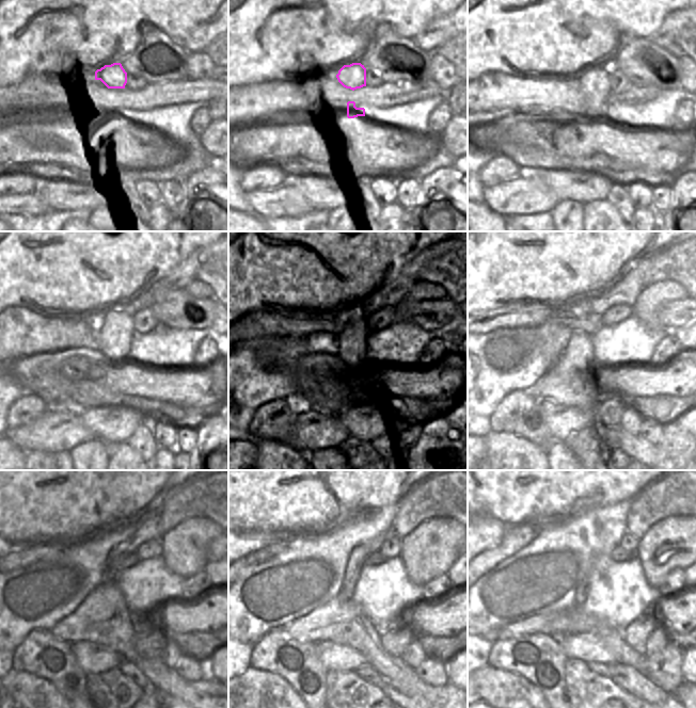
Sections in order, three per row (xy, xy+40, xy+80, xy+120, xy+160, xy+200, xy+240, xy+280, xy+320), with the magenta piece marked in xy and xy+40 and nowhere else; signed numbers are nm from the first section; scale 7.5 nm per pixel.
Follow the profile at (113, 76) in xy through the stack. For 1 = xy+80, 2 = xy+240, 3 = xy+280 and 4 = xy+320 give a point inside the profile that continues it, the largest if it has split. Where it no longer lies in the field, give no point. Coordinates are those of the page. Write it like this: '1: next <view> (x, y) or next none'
1: next xy+80 (595, 82)
2: next xy+240 (99, 606)
3: next xy+280 (335, 610)
4: next xy+320 (540, 624)

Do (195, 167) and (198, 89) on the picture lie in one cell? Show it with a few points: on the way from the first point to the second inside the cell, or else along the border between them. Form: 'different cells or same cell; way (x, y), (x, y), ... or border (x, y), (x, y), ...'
different cells; border (207, 100), (177, 102), (173, 106)

